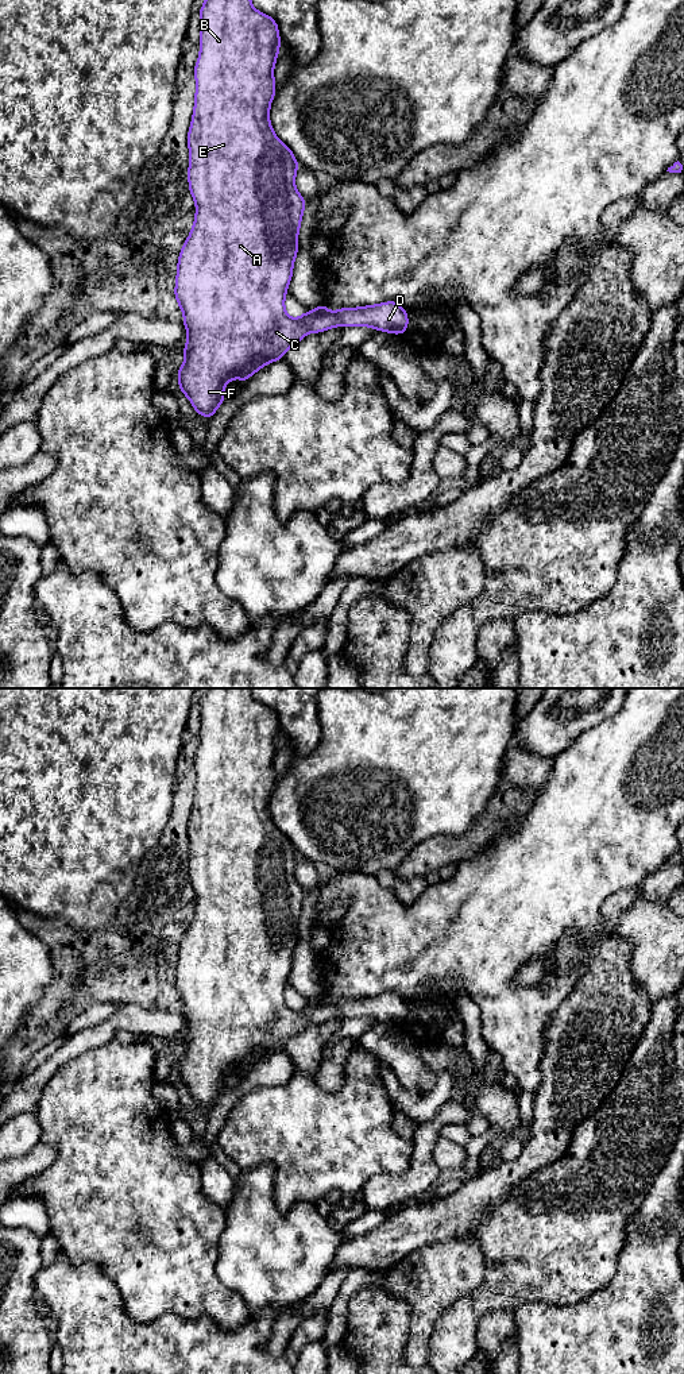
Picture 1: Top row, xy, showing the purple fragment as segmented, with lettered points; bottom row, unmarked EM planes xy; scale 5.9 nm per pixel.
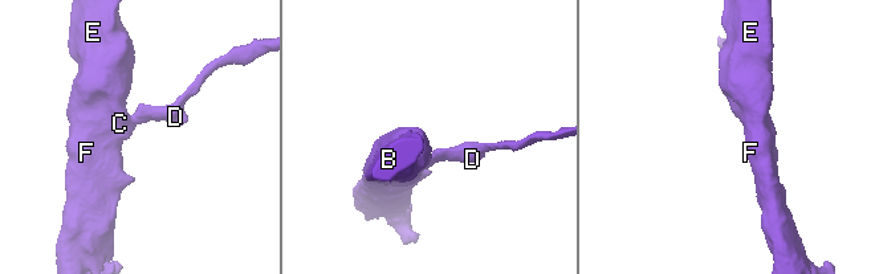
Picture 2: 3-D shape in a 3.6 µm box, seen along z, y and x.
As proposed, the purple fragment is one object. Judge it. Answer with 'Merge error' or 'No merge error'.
No merge error

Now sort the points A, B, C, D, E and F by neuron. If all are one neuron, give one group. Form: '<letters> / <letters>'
A B C D E F

